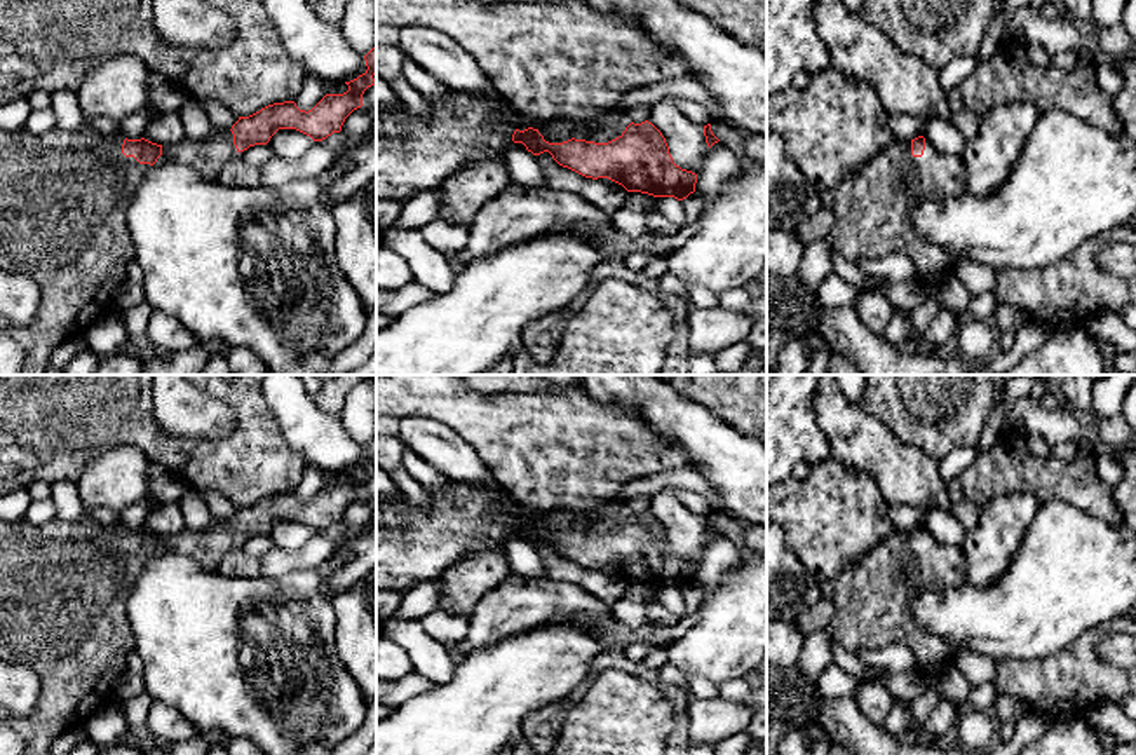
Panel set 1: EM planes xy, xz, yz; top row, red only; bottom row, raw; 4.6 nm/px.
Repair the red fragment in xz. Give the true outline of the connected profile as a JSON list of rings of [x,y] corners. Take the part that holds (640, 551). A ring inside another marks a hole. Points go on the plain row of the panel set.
[[[450,480],[446,490],[430,492],[430,507],[418,511],[399,490],[389,502],[376,500],[376,589],[394,591],[401,596],[418,584],[430,582],[455,561],[484,549],[504,551],[505,541],[517,534],[533,546],[549,542],[552,549],[585,568],[608,568],[627,582],[653,588],[686,589],[695,582],[697,565],[673,553],[662,523],[648,511],[634,514],[625,504],[615,507],[594,506],[594,520],[585,523],[589,511],[573,511],[568,532],[549,534],[538,523],[547,513],[523,507],[524,521],[505,513],[495,492],[483,485],[465,485]]]

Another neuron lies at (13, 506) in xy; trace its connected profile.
[[[16,490],[0,495],[0,520],[16,521],[24,518],[28,506],[31,504],[28,490]]]

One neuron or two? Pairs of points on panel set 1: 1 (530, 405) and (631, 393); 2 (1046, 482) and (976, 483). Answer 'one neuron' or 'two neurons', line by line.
1: two neurons
2: one neuron

